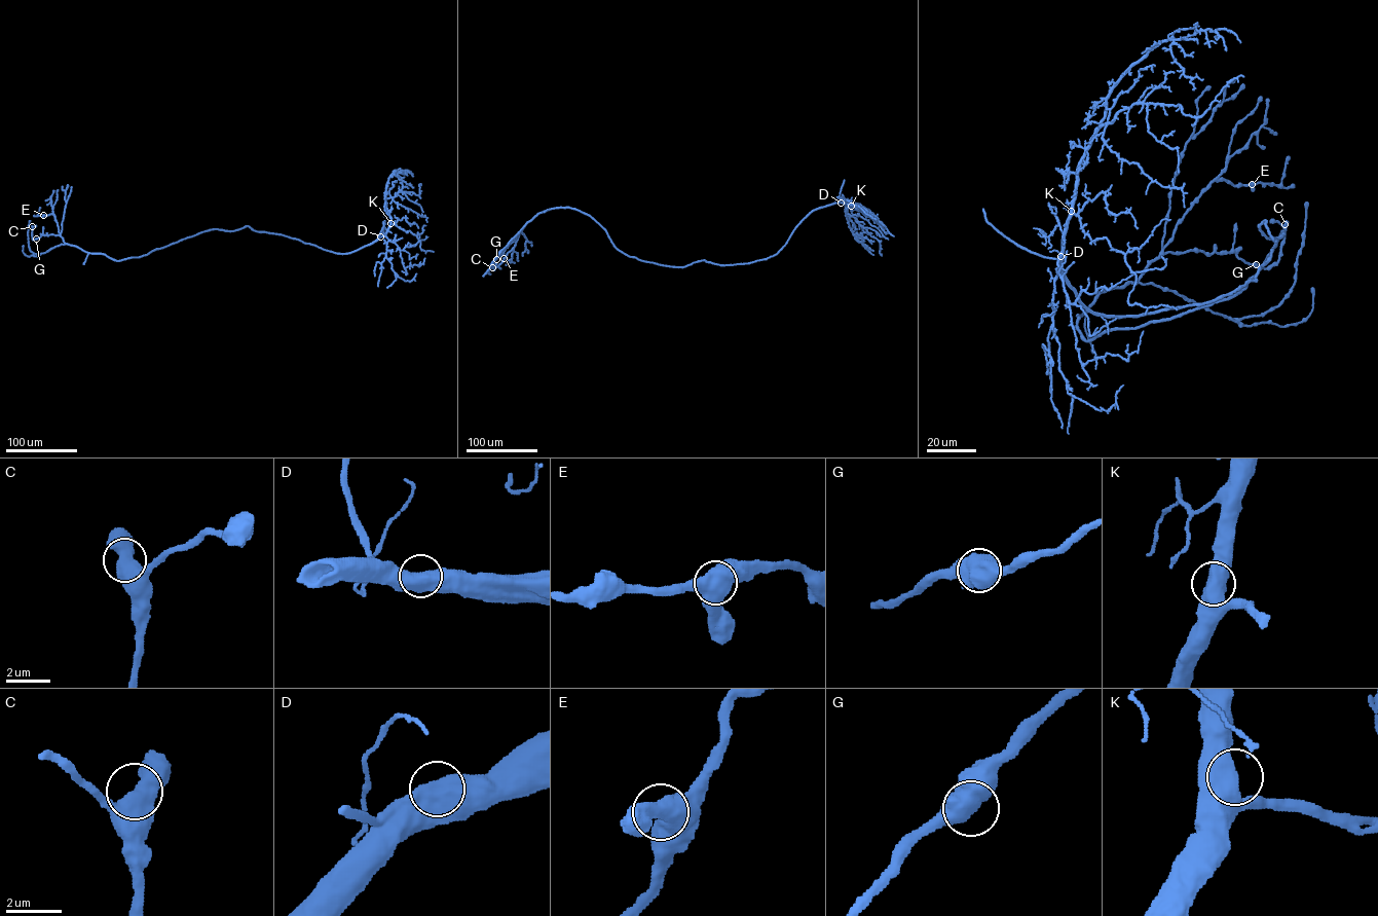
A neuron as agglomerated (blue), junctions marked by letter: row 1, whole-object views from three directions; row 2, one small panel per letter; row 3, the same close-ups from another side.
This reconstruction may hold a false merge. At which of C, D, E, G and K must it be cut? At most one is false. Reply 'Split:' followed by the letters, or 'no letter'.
Split: no letter

